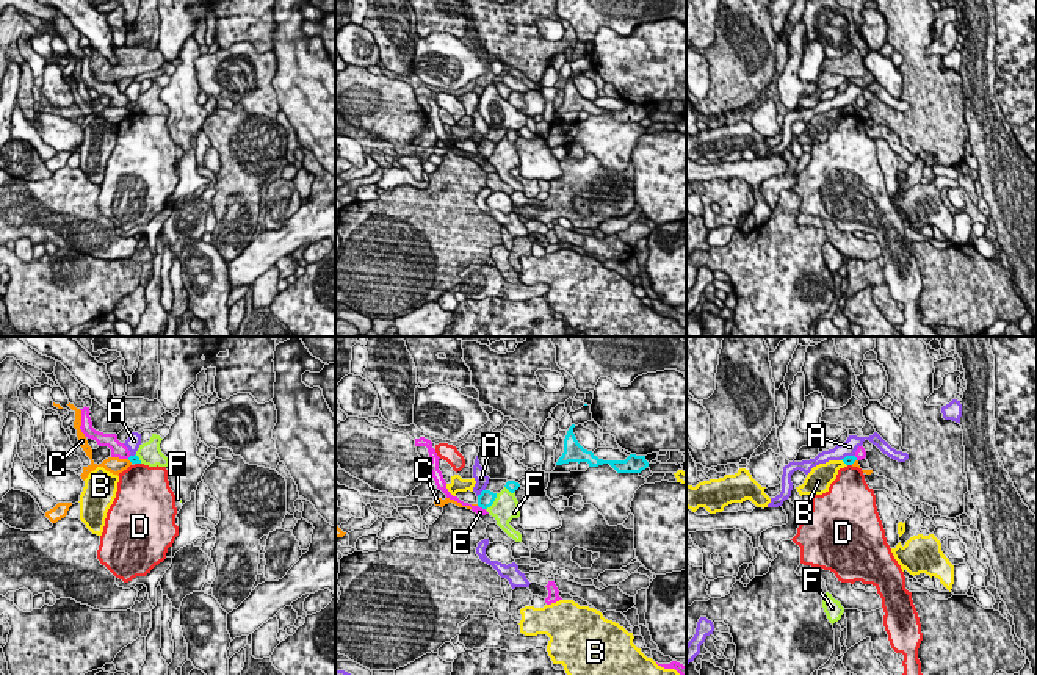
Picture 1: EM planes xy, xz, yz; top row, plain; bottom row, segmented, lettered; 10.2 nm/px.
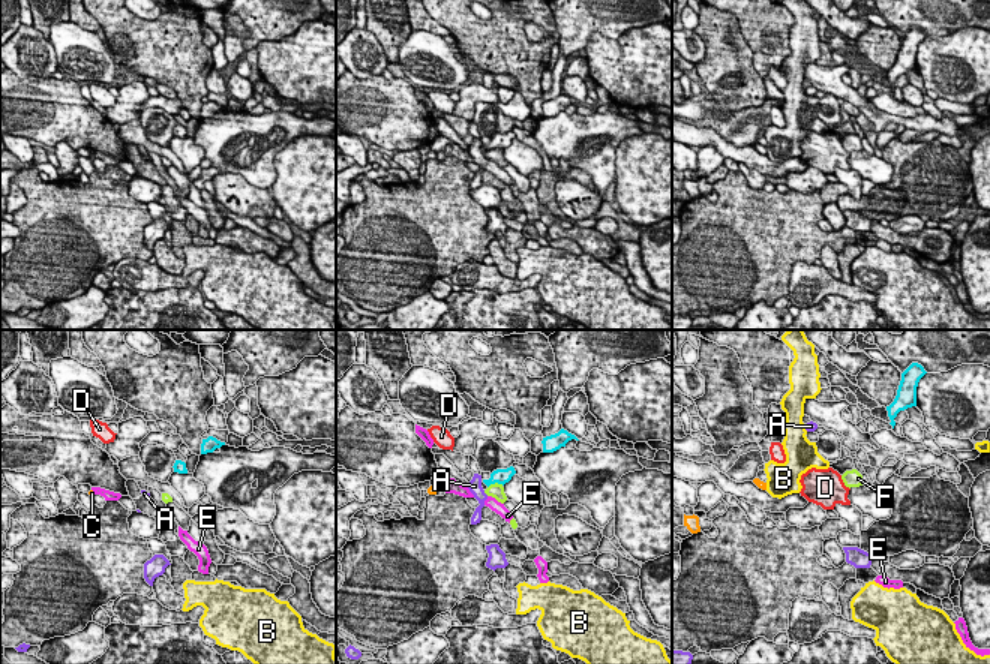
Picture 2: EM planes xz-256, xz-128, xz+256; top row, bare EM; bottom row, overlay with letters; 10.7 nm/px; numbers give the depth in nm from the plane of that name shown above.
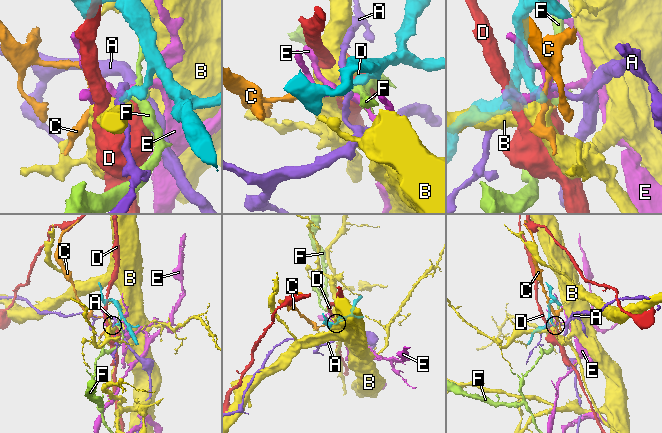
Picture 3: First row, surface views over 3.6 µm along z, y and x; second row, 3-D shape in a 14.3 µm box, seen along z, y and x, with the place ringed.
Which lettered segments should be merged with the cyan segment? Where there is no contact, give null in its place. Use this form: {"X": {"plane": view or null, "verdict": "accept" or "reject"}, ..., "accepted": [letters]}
{"A": {"plane": "xz", "verdict": "reject"}, "B": {"plane": "yz", "verdict": "reject"}, "C": {"plane": "yz", "verdict": "reject"}, "D": {"plane": "xy", "verdict": "reject"}, "E": {"plane": "xz", "verdict": "reject"}, "F": {"plane": "xz", "verdict": "reject"}, "accepted": []}

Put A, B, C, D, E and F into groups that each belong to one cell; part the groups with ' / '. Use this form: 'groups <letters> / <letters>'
groups A / B / C / D / E / F

